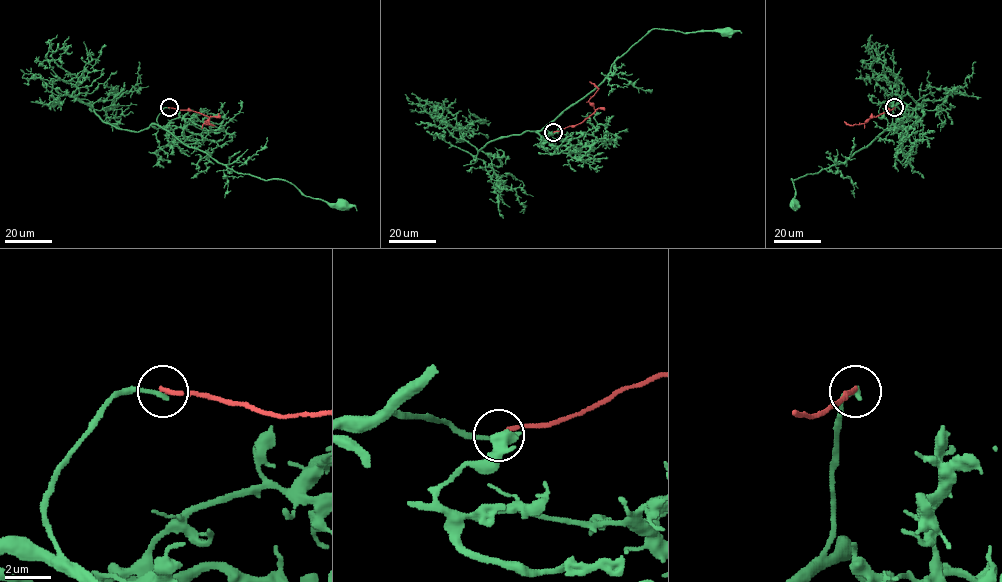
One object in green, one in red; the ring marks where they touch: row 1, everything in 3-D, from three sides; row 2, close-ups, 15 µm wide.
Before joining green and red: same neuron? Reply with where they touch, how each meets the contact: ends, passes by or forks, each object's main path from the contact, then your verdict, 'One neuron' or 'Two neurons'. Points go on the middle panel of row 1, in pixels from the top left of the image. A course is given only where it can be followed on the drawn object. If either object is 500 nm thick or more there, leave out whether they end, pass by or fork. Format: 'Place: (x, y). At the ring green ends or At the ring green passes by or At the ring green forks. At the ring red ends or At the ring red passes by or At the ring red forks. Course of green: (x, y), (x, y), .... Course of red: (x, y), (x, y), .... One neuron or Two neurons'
Place: (553, 132). At the ring green ends. At the ring red ends. Course of green: (553, 132), (541, 129), (590, 92), (612, 64), (651, 30), (689, 33), (720, 29), (725, 34), (727, 32). Course of red: (553, 132), (580, 124), (595, 111), (589, 99), (597, 88), (589, 81). Two neurons

